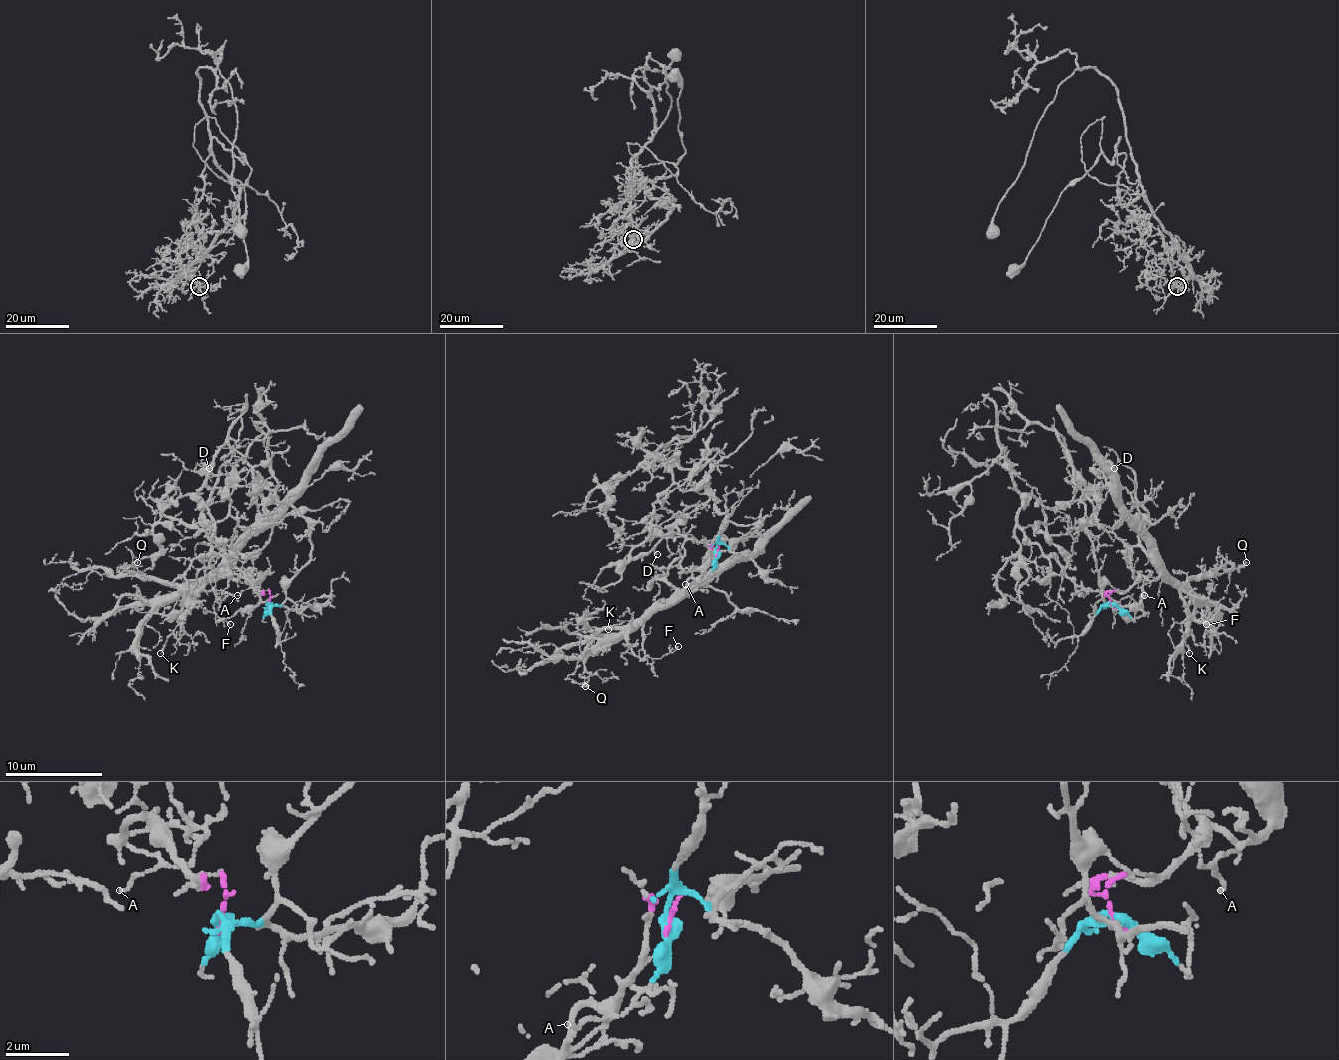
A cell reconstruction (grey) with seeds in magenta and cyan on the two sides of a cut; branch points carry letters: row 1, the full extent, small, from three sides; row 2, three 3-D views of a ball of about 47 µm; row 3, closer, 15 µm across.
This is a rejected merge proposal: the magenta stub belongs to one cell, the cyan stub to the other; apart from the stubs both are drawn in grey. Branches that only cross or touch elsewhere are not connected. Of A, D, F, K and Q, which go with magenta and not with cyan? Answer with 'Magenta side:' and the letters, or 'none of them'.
Magenta side: A, F, K, Q

